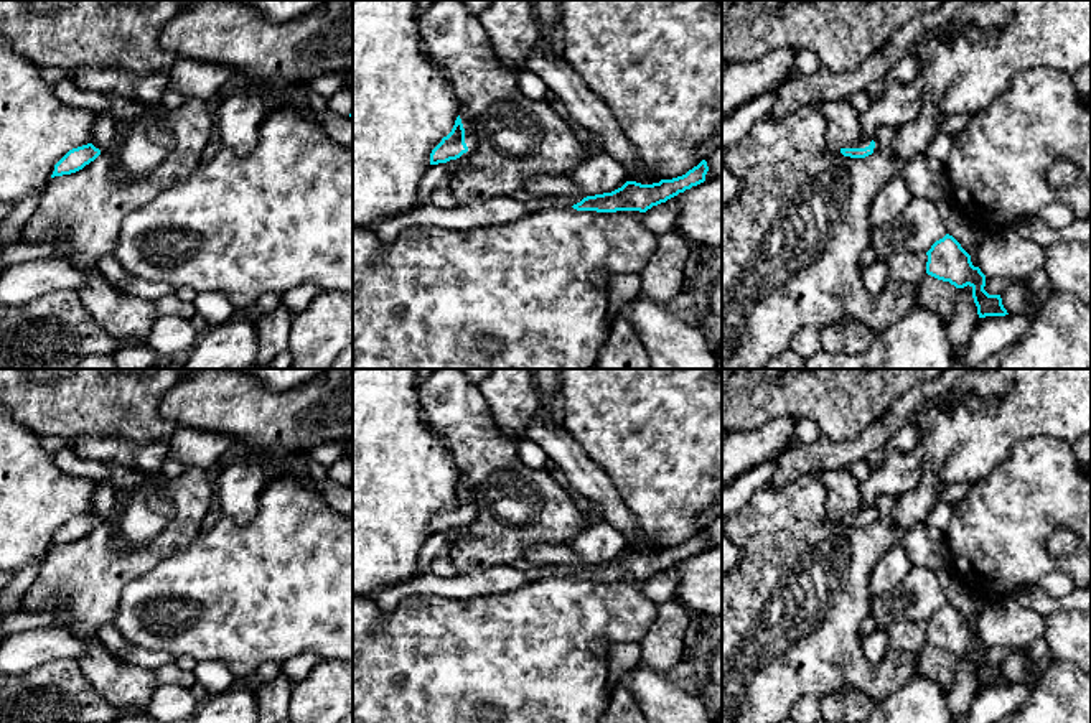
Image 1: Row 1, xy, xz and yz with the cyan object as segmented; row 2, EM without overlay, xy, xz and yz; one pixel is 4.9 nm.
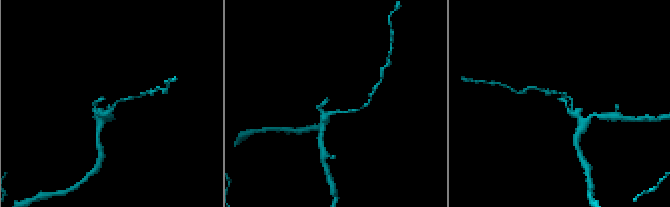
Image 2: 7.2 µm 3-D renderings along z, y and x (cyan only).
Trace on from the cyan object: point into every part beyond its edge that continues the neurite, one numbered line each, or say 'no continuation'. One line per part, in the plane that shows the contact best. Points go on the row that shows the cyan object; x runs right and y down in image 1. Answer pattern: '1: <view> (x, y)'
1: xz (470, 139)

